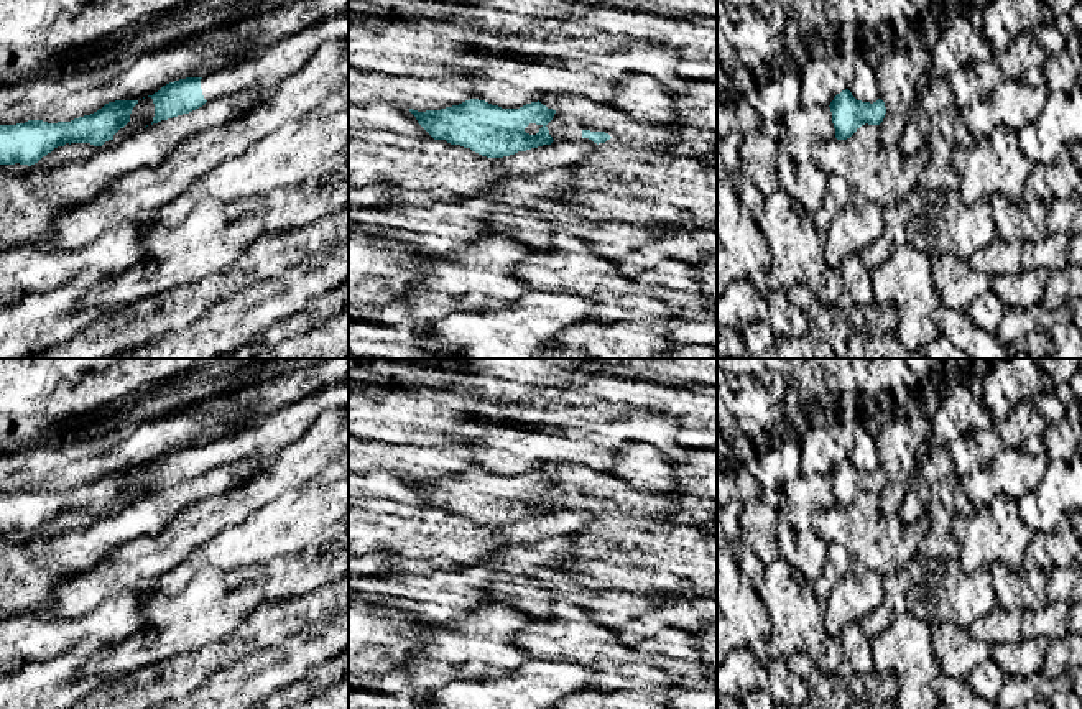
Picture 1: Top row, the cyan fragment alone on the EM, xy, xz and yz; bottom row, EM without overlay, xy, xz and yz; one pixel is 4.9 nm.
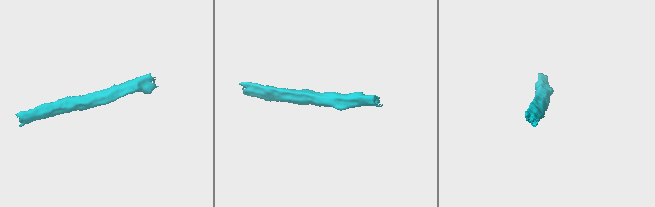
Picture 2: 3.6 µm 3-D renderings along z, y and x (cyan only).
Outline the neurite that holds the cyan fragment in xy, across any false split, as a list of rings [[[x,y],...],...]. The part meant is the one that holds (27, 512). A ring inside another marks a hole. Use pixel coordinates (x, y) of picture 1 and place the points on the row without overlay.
[[[138,469],[109,470],[97,480],[71,490],[28,489],[16,494],[0,494],[0,533],[31,535],[66,512],[102,515],[130,490],[136,472]]]

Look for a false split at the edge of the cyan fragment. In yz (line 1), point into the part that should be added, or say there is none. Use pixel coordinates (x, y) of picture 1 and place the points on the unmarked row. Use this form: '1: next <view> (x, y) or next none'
1: next none

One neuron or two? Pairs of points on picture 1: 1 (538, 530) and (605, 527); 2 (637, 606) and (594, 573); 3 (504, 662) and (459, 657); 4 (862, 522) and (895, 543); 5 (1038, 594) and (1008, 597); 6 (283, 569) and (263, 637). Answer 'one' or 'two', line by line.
1: two
2: two
3: one
4: one
5: one
6: two

